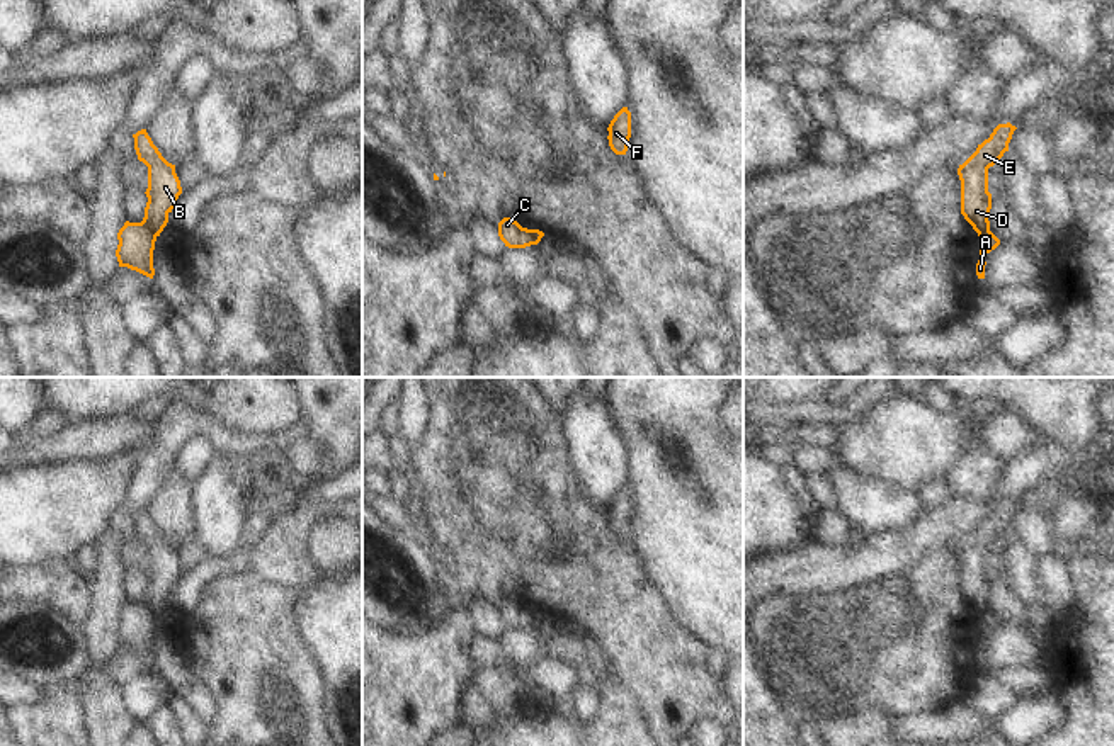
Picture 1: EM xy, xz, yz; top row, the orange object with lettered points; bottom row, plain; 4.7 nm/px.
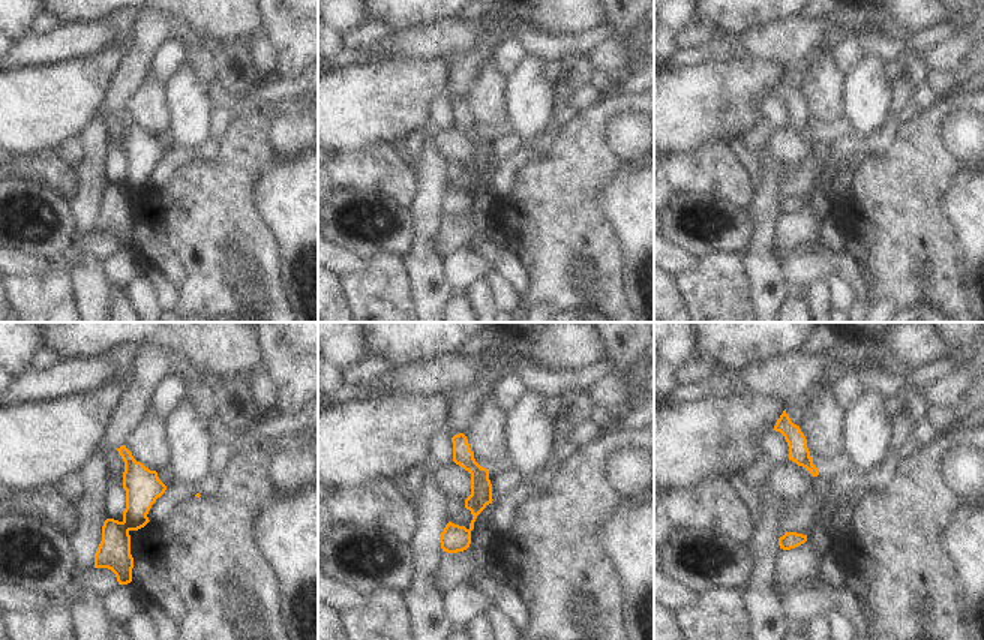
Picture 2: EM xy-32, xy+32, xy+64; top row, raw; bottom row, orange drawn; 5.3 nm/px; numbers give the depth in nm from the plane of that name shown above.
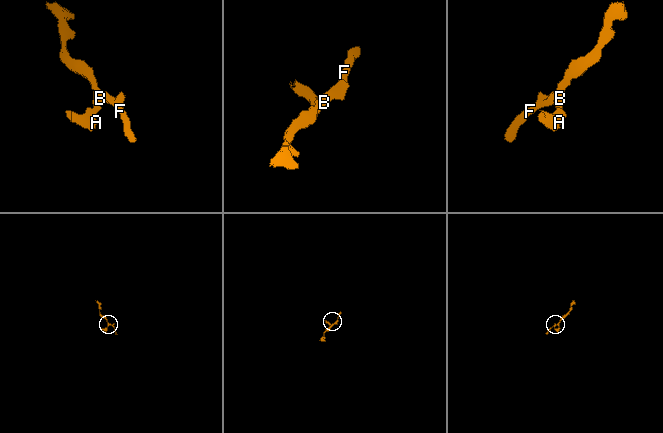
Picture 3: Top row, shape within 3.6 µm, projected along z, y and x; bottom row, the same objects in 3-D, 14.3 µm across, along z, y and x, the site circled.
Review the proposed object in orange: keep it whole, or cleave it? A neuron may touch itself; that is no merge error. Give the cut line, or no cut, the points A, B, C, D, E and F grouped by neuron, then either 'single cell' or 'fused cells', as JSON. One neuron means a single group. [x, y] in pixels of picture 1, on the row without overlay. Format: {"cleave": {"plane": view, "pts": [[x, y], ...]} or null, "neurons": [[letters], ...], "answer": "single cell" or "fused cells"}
{"cleave": {"plane": "xy", "pts": [[143, 600], [155, 617]]}, "neurons": [["A", "C"], ["B", "D", "E", "F"]], "answer": "fused cells"}

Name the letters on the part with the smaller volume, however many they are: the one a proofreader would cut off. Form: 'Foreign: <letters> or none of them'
Foreign: A, C

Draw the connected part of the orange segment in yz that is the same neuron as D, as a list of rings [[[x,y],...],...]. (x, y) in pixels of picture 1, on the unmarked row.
[[[1010,503],[998,505],[990,518],[978,525],[976,532],[958,549],[961,595],[978,615],[990,612],[992,574],[988,573],[988,549],[1009,532],[1015,510]]]

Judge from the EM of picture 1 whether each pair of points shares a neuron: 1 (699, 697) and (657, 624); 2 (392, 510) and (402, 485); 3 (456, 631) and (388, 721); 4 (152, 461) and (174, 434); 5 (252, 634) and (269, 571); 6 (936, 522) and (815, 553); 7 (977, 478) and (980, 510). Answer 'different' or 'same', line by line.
1: same
2: different
3: same
4: same
5: same
6: same
7: different

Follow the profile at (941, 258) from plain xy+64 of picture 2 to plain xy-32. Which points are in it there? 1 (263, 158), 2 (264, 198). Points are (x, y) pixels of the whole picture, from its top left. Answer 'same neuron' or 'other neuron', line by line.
1: same neuron
2: other neuron

